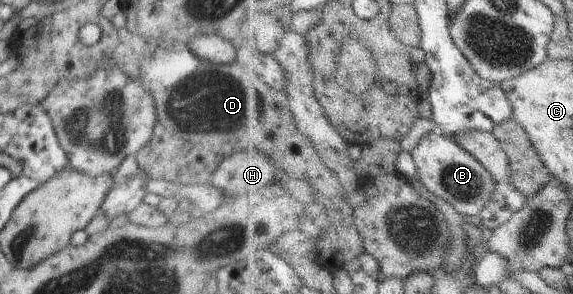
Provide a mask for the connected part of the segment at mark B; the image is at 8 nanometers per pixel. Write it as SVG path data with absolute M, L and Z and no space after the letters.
M440 131L429 133L414 152L422 183L438 197L451 203L463 216L482 216L489 206L498 182L494 176L453 138Z

